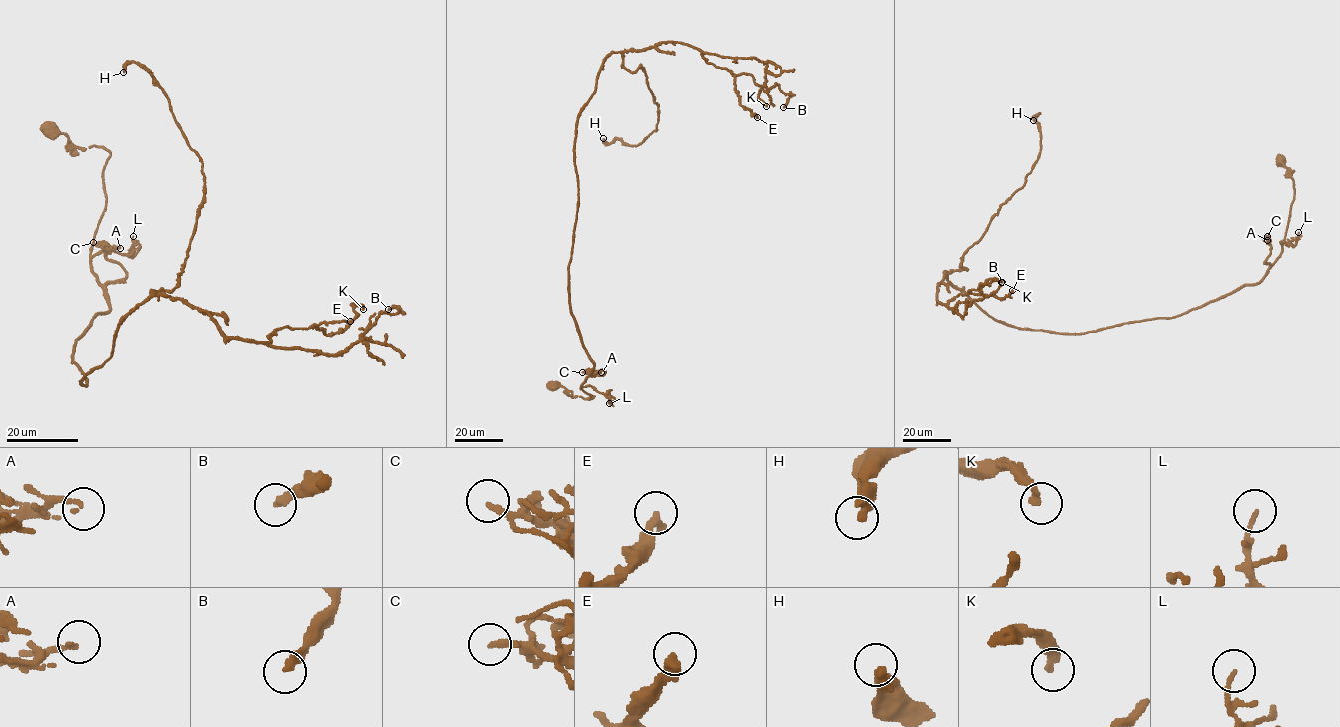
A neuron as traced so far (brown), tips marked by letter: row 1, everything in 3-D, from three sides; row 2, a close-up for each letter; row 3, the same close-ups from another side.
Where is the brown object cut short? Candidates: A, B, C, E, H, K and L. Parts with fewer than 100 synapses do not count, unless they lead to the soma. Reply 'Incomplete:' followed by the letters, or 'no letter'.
Incomplete: no letter

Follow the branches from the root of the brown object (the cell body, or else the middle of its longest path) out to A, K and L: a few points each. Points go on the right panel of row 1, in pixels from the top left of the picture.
A: (1278, 160), (1293, 171), (1294, 199), (1282, 252), (1271, 265), (1265, 261), (1270, 252), (1267, 240)
K: (1278, 160), (1294, 199), (1258, 282), (1080, 333), (998, 321), (945, 272), (937, 300), (1001, 282)
L: (1278, 160), (1291, 172), (1293, 171), (1291, 178), (1294, 199), (1281, 245), (1281, 242), (1295, 245), (1298, 232)

